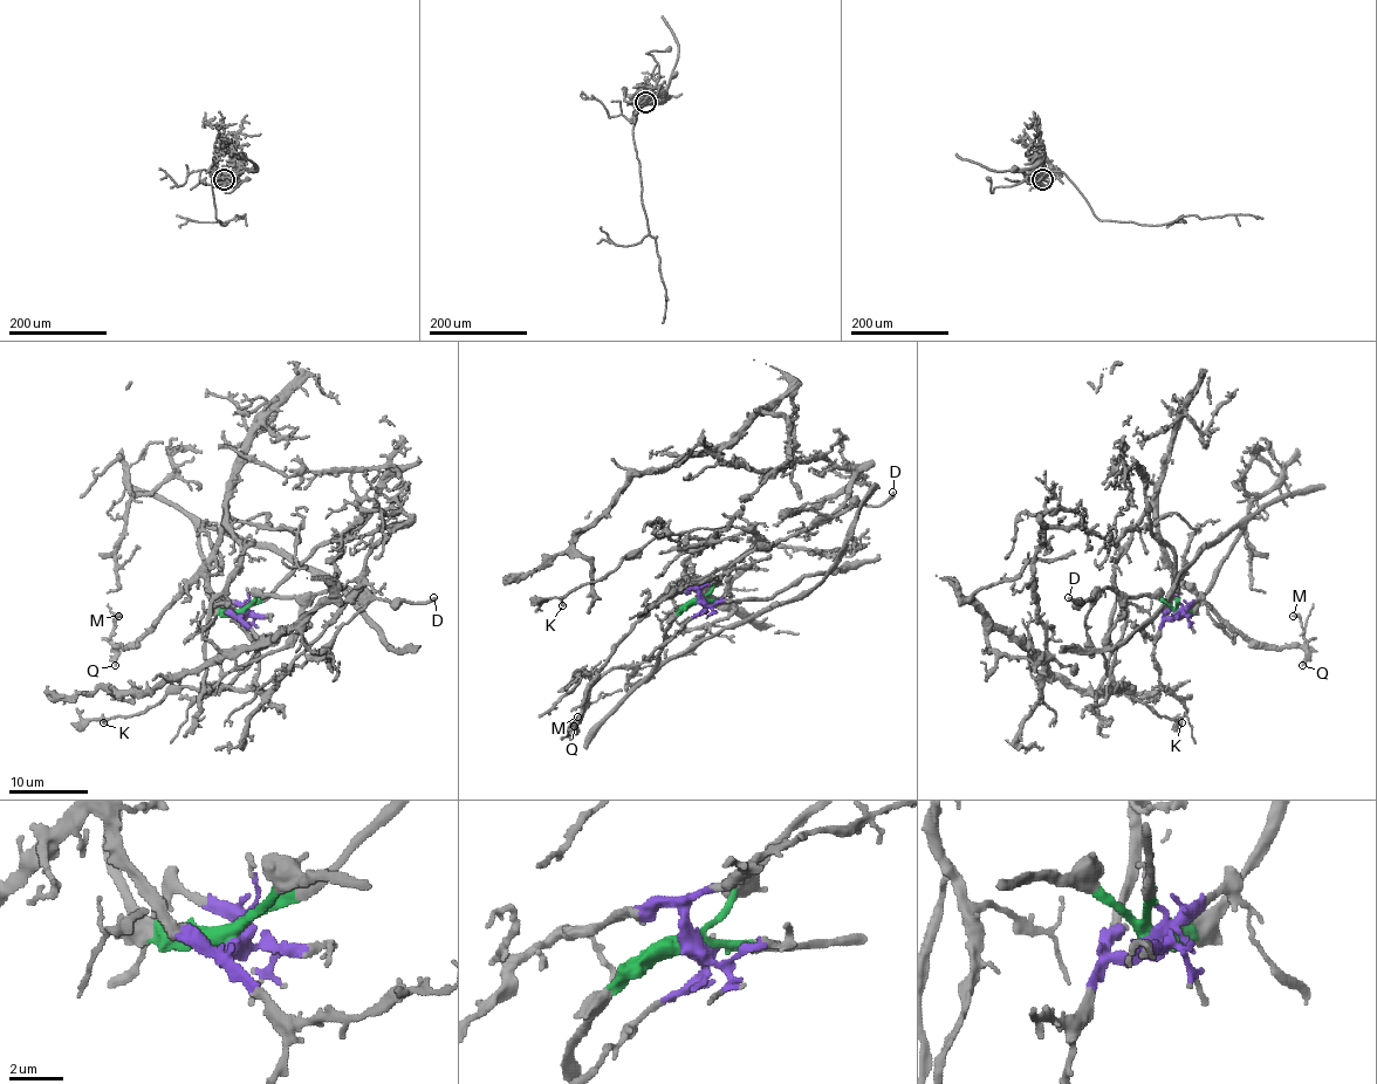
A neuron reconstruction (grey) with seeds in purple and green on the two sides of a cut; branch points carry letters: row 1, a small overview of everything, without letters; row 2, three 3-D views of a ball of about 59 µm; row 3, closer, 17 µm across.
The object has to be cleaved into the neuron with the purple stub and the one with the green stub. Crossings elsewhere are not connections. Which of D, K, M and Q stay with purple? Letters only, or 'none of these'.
M, Q

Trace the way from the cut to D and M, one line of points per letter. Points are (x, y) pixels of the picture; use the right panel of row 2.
D: (1177, 613), (1157, 598), (1128, 596), (1105, 588), (1082, 602), (1068, 598)
M: (1177, 613), (1165, 613), (1175, 576), (1220, 618), (1273, 647), (1296, 647), (1304, 642), (1300, 621), (1293, 616)

